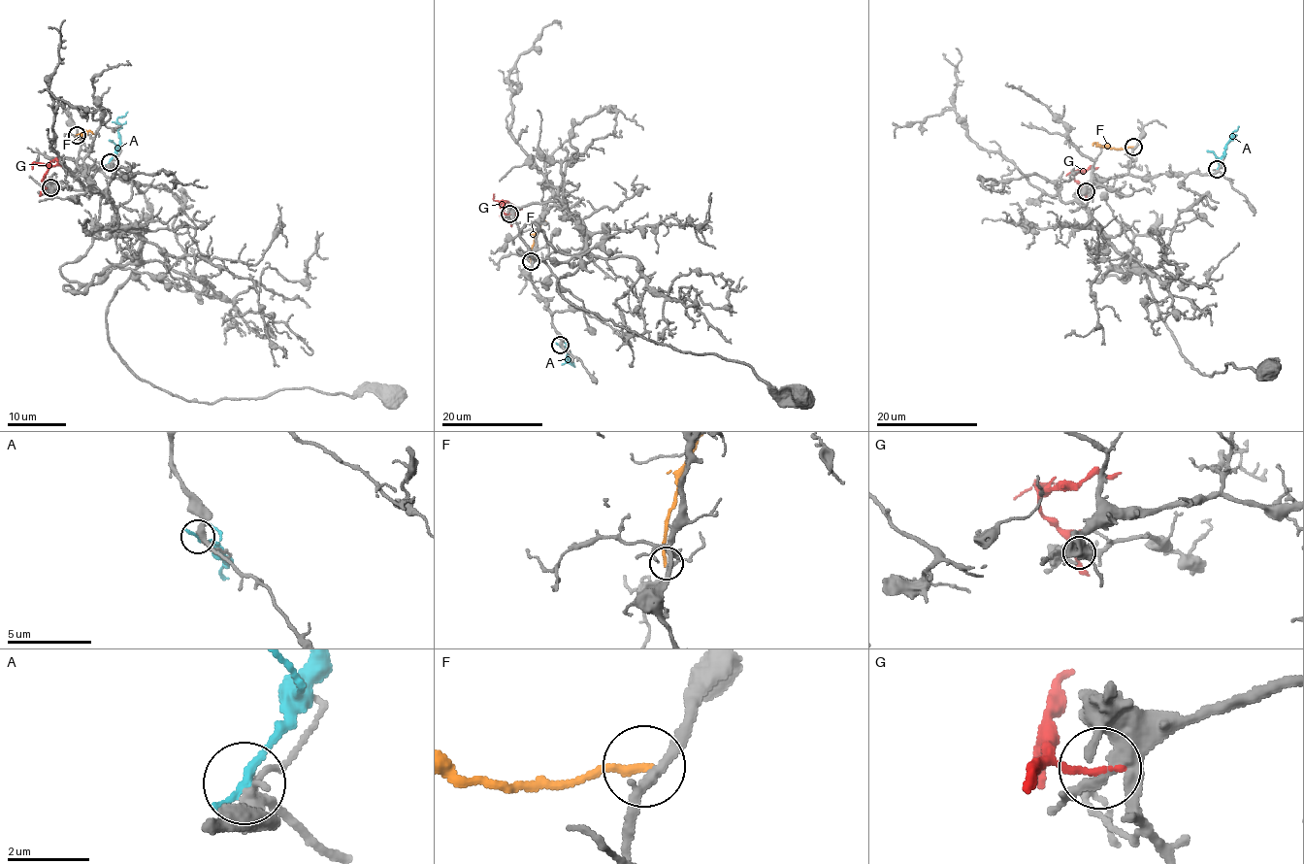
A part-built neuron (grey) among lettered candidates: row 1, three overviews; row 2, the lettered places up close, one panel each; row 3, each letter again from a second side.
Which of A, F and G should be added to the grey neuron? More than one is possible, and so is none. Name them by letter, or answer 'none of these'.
none of these

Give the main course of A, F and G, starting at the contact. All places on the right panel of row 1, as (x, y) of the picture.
A: (1218, 169), (1232, 132), (1239, 126)
F: (1134, 146), (1124, 149), (1093, 145)
G: (1086, 191), (1073, 175), (1098, 168)

